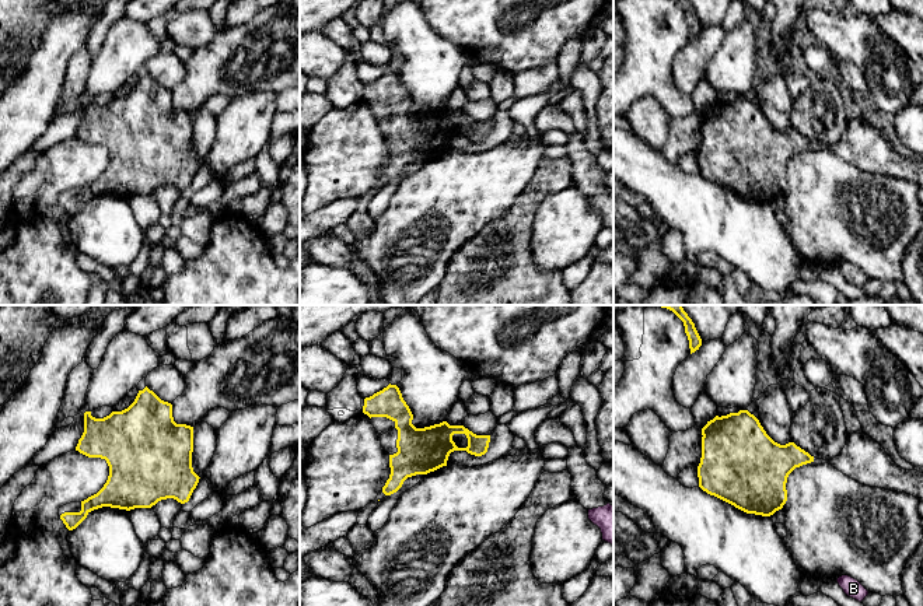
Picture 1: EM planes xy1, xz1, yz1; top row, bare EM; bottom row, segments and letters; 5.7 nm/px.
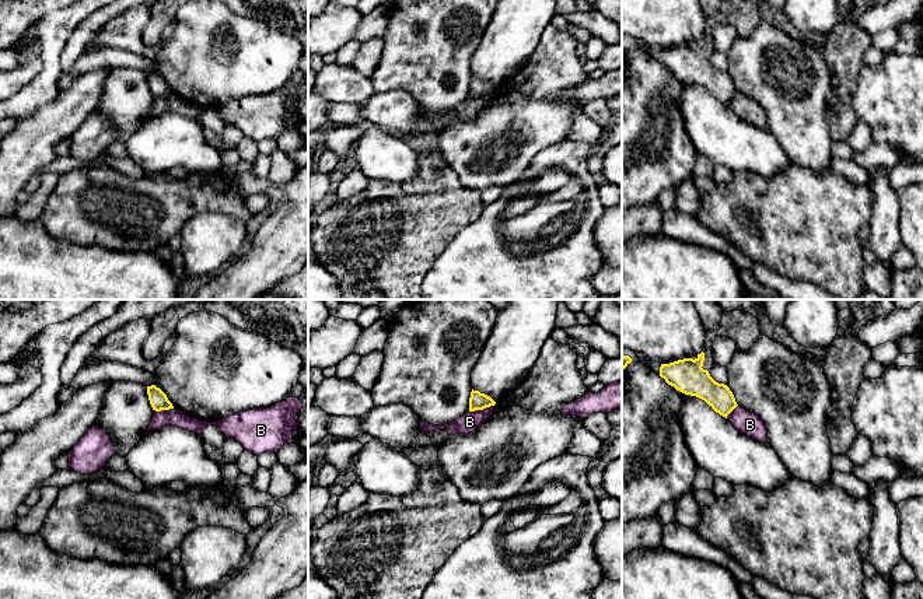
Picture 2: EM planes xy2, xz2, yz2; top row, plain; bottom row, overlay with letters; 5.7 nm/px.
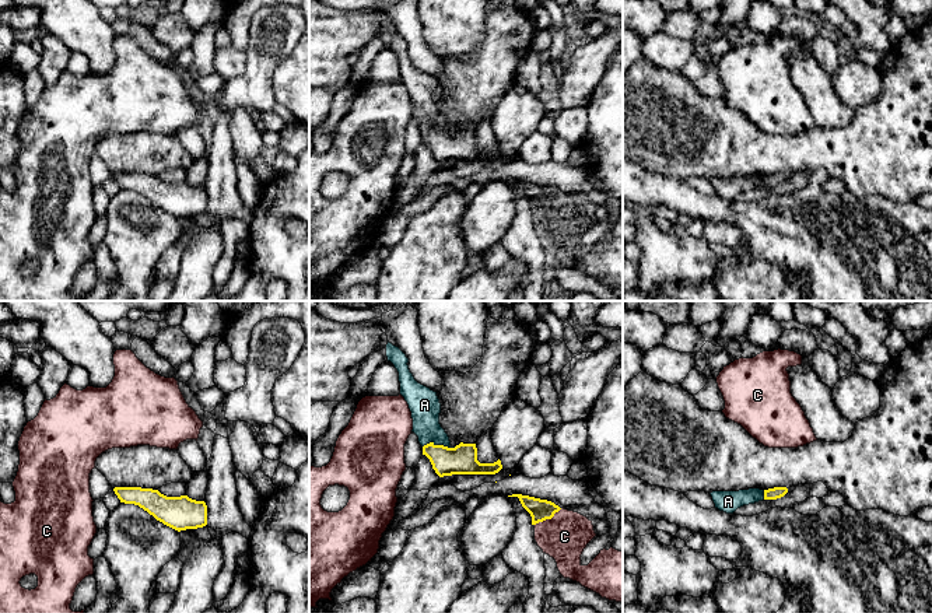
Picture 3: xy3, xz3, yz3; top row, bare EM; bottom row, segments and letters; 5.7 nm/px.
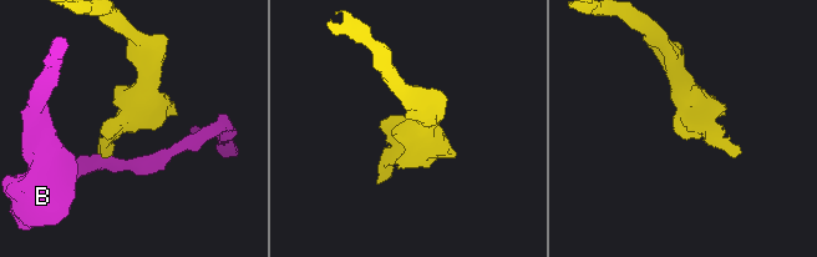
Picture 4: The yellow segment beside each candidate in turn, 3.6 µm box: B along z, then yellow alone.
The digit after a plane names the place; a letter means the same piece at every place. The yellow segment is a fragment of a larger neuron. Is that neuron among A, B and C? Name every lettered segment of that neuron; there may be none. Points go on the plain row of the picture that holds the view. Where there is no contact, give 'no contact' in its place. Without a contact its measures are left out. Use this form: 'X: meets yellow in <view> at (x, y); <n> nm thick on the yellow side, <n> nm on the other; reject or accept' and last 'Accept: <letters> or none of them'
A: meets yellow in xz3 at (440, 132); 170 nm thick on the yellow side, 180 nm on the other; accept
B: meets yellow in xz2 at (481, 95); 100 nm thick on the yellow side, 110 nm on the other; reject
C: meets yellow in xz3 at (547, 205); 130 nm thick on the yellow side, 260 nm on the other; reject
Accept: A

